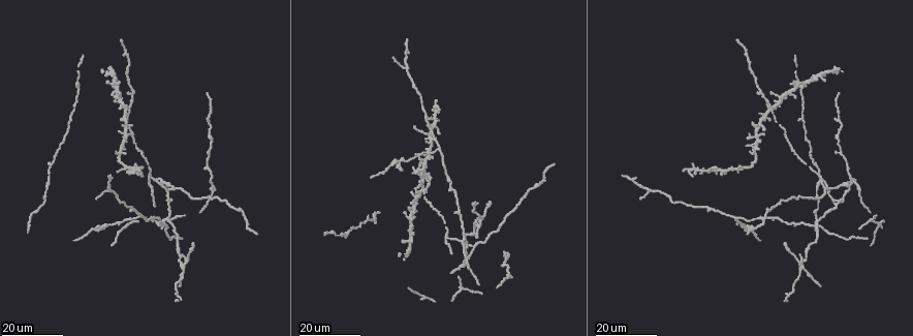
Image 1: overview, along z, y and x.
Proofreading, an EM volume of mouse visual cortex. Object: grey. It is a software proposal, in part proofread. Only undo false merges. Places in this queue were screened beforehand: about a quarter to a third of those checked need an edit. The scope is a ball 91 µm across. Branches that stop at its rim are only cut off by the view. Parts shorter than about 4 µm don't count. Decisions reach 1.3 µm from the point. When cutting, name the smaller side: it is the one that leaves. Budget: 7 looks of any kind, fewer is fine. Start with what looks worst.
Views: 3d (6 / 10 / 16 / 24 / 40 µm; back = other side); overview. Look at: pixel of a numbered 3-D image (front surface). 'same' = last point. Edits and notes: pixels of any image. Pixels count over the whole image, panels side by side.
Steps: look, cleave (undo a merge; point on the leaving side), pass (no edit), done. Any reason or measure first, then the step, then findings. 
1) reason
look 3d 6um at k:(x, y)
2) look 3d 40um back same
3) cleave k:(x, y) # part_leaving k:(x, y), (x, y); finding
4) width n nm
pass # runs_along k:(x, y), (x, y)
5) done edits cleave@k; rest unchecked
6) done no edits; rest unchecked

a fork
look 3d 24um at 1:(405, 69)

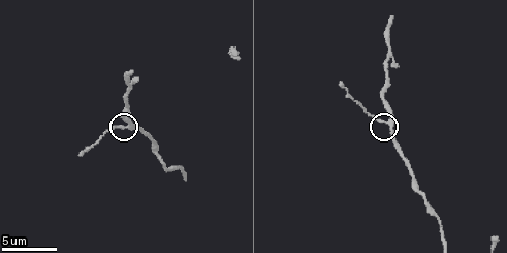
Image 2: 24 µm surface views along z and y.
zoom in
look 3d 10um at 2:(128, 128)

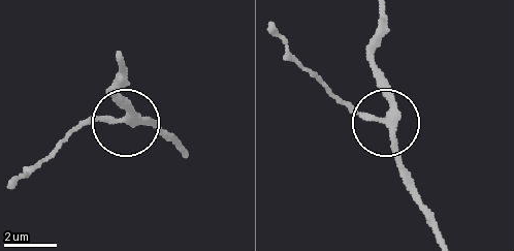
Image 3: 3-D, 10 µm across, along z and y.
side_arm 7 um
pass # runs_along 3:(184, 151), (153, 122), (70, 129); all the same neuron

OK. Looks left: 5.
two arms in line, one across
look 3d 24um at 1:(447, 237)

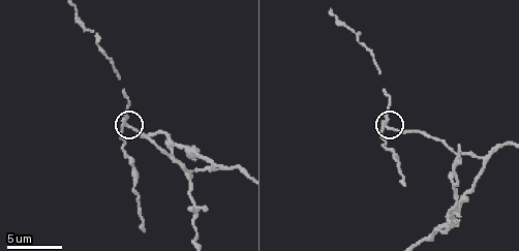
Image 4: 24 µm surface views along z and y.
look 3d 6um at 4:(122, 128)

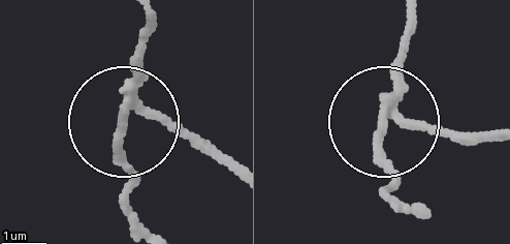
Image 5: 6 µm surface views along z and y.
width 180 nm
cleave 5:(181, 129) # part_leaving 5:(131, 93), (227, 156); a second neuron is stuck on

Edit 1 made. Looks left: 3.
look 3d 24um at 1:(407, 218)

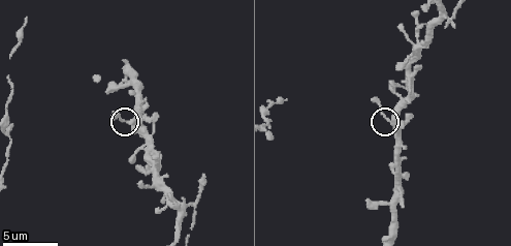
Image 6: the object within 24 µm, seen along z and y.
closer look
look 3d 6um at 6:(388, 121)

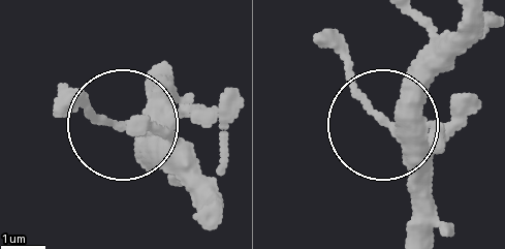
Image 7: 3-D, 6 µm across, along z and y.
pass # continuous, no second neuron

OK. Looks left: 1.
done edits cleave@5; rest unchecked

